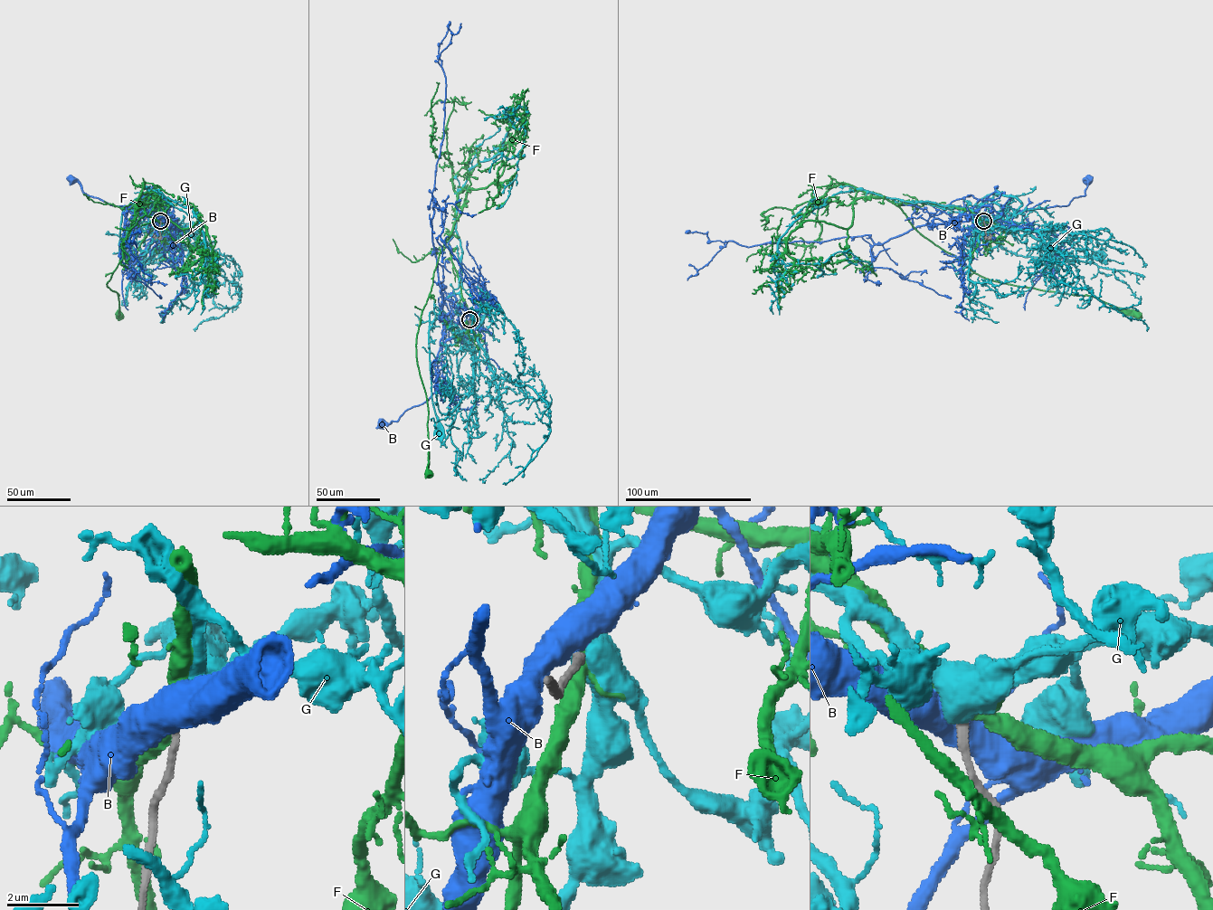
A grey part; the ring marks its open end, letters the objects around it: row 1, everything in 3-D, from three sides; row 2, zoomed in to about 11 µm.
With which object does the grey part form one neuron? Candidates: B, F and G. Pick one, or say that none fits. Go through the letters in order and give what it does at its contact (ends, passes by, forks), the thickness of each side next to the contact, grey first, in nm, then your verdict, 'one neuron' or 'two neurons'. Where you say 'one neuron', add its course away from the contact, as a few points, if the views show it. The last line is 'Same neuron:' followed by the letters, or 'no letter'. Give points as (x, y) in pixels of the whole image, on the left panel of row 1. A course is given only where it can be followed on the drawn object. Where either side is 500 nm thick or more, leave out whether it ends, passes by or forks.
B: 280 nm thick on the grey side, 750 nm on the other; two neurons
F: it forks there; 240 nm thick on the grey side, 380 nm on the other; two neurons
G: it ends there; 240 nm thick on the grey side, 360 nm on the other; one neuron; it runs (160, 221), (157, 217), (160, 213), (137, 199), (125, 209), (119, 251), (122, 259), (130, 256)
Same neuron: G

